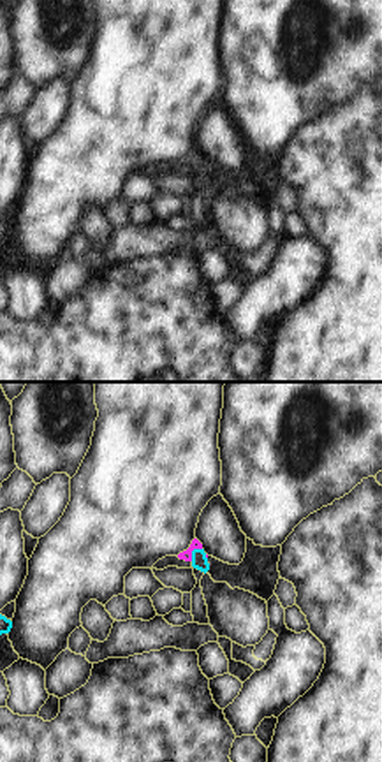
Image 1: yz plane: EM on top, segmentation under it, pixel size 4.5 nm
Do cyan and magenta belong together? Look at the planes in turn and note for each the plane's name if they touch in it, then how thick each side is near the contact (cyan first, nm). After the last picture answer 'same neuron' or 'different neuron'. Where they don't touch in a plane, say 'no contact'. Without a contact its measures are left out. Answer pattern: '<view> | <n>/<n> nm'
yz | 70/50 nm

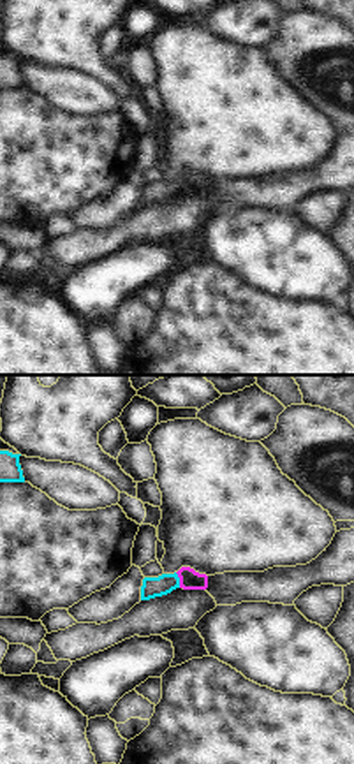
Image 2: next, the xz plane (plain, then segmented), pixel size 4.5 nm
xz | 100/100 nm

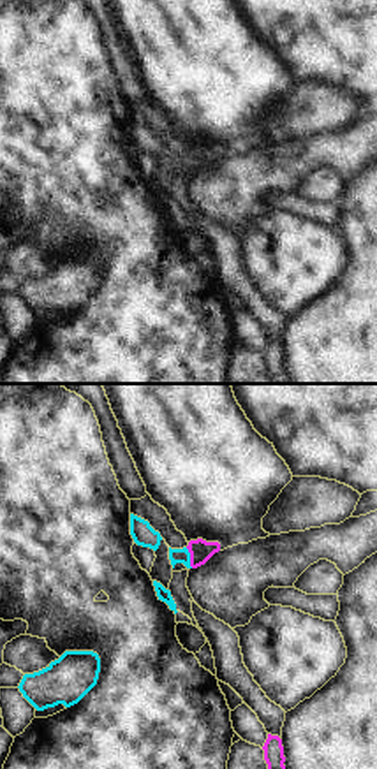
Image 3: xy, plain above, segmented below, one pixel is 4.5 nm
xy | 60/100 nm

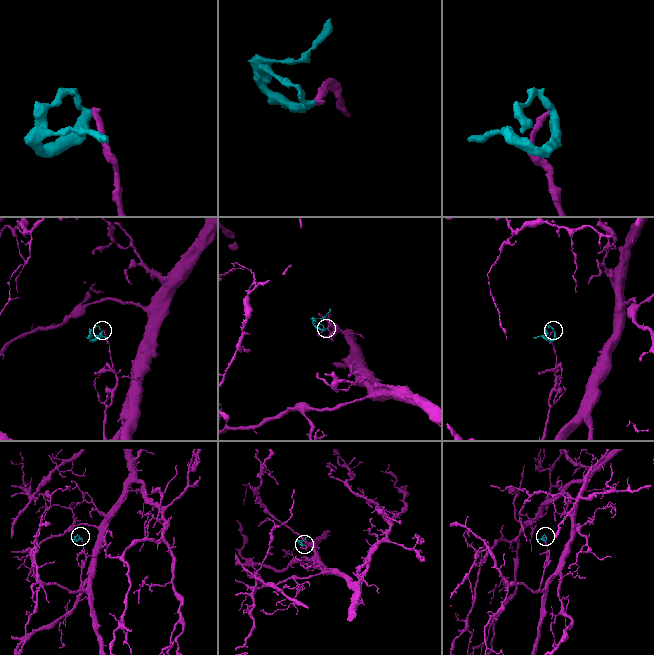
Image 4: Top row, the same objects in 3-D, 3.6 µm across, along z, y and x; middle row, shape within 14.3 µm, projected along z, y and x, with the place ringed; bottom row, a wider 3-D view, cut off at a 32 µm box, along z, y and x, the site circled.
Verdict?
same neuron

